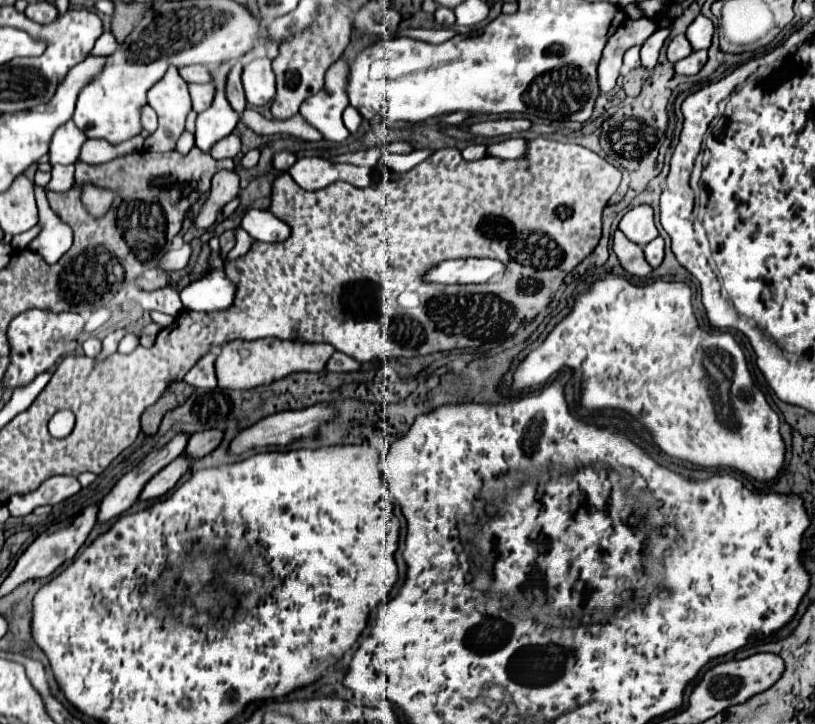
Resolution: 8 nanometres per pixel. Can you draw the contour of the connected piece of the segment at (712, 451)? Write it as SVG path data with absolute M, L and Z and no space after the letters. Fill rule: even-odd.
M625 277L597 281L587 293L575 299L573 311L549 333L543 345L519 363L511 391L541 386L563 369L578 372L583 381L583 407L629 411L651 431L653 441L669 457L691 461L702 469L730 468L757 481L777 477L783 467L785 445L779 435L777 413L769 407L765 395L755 389L745 355L733 335L721 333L715 337L697 329L691 289L685 282L659 278L639 287Z

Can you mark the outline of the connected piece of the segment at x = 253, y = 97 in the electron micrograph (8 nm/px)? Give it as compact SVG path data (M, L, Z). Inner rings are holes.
M253 59L243 67L243 85L247 103L253 107L267 105L275 97L275 73L271 59Z

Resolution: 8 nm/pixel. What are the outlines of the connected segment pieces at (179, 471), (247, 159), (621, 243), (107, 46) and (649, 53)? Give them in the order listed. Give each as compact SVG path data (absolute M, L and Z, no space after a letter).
M177 457L173 463L169 463L165 469L161 469L141 491L139 499L141 501L153 501L163 497L169 489L175 487L175 483L179 481L179 477L189 469L189 459L187 457Z
M253 149L253 151L247 151L241 159L239 159L239 167L241 169L253 169L253 167L257 167L257 163L259 163L259 149Z
M619 229L613 235L613 251L615 251L621 267L627 273L637 275L637 277L643 277L643 275L649 275L653 271L653 267L645 261L643 249L637 243L629 241Z
M105 31L99 39L97 39L97 43L95 43L95 47L93 47L93 51L89 53L89 55L99 55L99 57L107 57L107 55L111 55L113 51L117 49L117 43L115 43L115 37L109 33L109 31Z
M659 29L655 31L641 47L641 65L647 71L653 71L653 67L657 65L657 57L659 57L659 49L663 47L665 39L669 37L669 29Z

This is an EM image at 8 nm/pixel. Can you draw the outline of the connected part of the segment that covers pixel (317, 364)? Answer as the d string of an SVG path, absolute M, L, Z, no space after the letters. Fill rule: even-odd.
M237 339L223 345L223 351L215 361L217 381L219 387L223 389L253 389L259 385L269 385L299 371L319 373L325 369L333 353L335 353L333 345L327 343L301 343L301 341L281 341L281 339L257 339L257 341Z

